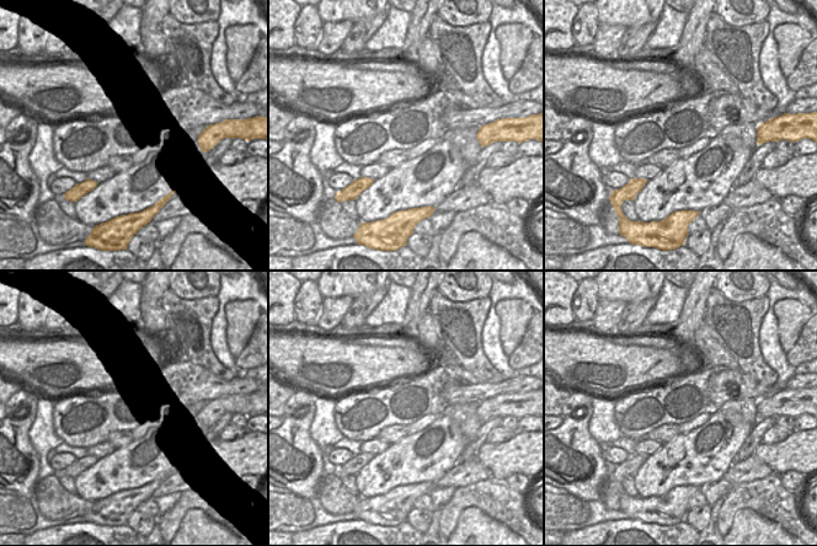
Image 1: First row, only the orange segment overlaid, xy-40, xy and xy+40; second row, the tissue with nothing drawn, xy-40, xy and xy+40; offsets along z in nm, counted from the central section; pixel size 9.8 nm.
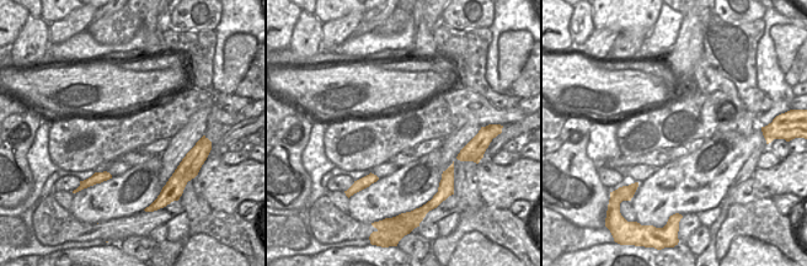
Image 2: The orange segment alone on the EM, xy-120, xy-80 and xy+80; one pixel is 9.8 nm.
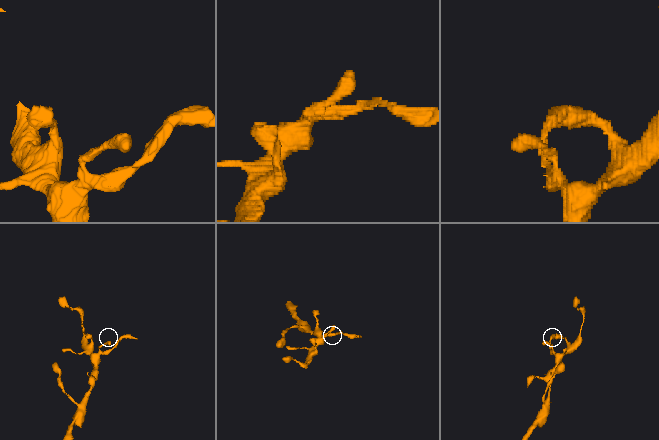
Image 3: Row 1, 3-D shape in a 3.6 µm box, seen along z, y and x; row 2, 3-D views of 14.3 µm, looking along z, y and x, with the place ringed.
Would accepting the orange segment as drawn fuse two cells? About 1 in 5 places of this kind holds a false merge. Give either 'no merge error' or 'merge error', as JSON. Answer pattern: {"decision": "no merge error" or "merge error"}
{"decision": "no merge error"}

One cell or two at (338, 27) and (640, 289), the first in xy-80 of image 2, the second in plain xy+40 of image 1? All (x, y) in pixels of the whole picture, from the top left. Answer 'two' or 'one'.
two

